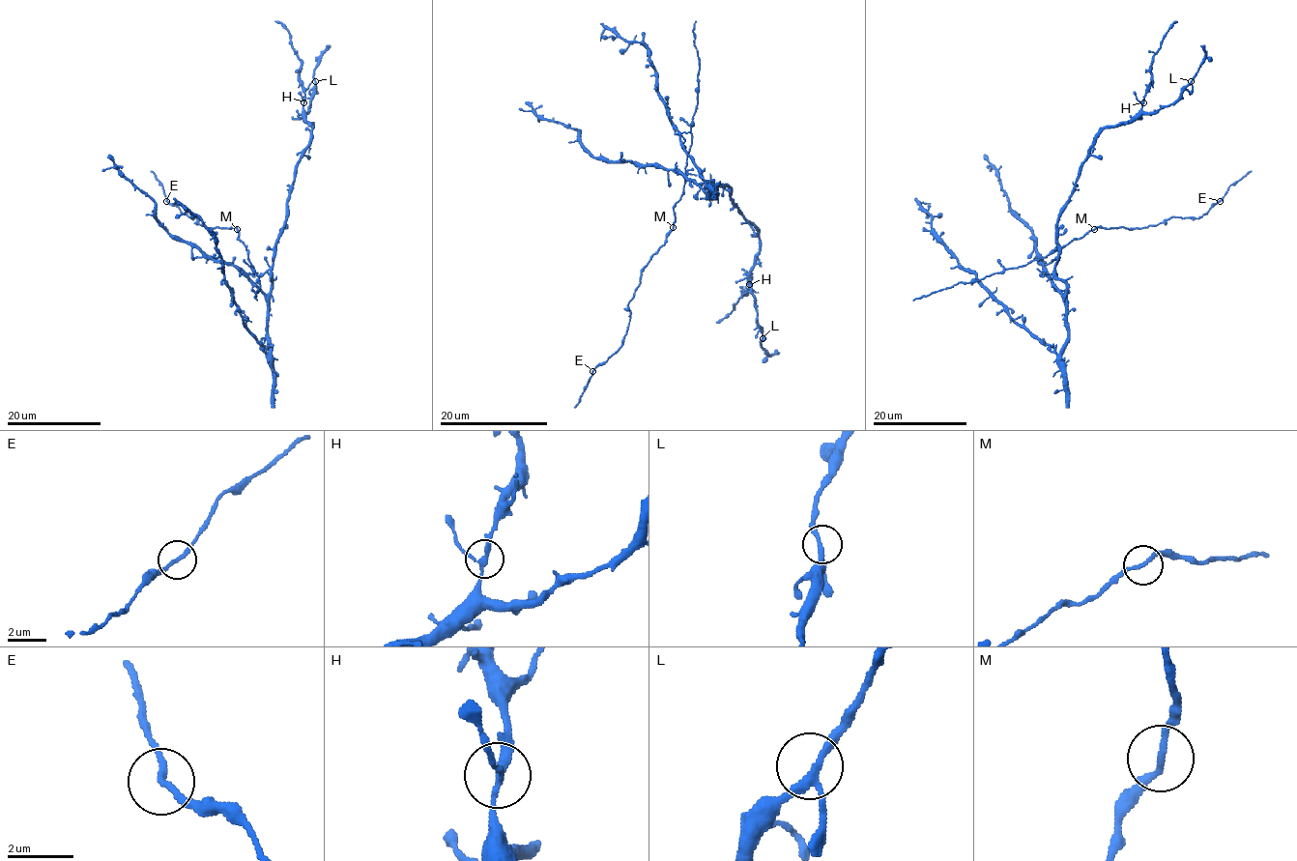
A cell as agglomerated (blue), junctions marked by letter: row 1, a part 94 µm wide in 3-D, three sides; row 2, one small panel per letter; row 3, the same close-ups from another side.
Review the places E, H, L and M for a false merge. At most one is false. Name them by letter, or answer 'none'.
none

